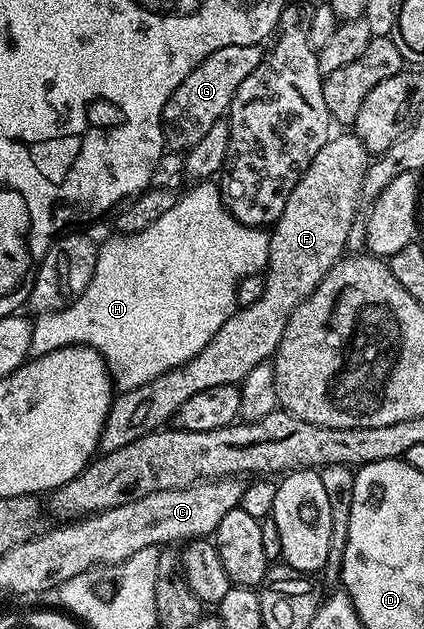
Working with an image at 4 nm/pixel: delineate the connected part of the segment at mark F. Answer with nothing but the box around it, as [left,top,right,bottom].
[99,133,371,452]

